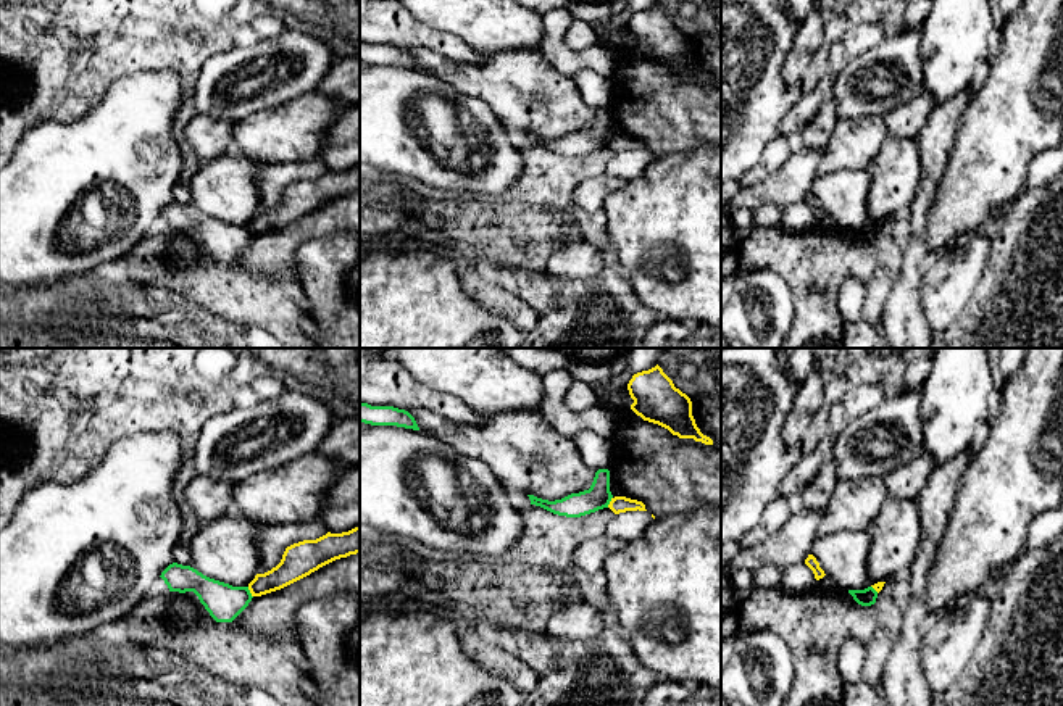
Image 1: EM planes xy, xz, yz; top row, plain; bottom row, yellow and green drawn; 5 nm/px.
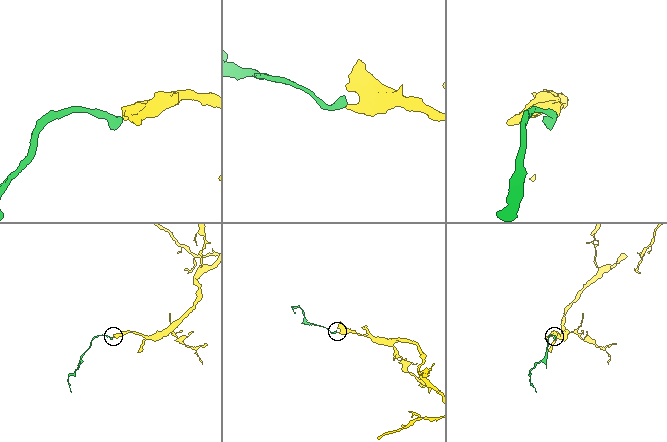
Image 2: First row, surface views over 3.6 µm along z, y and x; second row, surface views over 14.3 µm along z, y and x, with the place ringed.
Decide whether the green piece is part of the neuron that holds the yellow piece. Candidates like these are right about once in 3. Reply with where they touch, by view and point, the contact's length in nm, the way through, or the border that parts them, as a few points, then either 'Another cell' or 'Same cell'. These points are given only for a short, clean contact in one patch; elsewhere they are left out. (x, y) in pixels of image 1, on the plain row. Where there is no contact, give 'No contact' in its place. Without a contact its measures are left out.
Touches yellow at xy (250, 231). Shared border 60 nm. Boundary: xy (247, 226), (252, 236). Another cell

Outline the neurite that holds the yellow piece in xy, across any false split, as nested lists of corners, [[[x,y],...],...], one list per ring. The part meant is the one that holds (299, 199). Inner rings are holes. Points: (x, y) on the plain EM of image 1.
[[[360,164],[342,172],[303,179],[286,187],[281,201],[265,213],[256,213],[248,222],[252,235],[281,229],[319,206],[350,193],[360,192]]]

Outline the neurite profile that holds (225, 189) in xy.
[[[229,148],[221,156],[202,164],[190,185],[190,206],[203,214],[248,226],[260,208],[256,174],[263,164]]]

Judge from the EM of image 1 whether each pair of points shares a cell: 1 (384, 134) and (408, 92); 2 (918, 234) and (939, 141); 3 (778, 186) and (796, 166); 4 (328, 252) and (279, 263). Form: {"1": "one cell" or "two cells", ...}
{"1": "one cell", "2": "one cell", "3": "one cell", "4": "two cells"}

